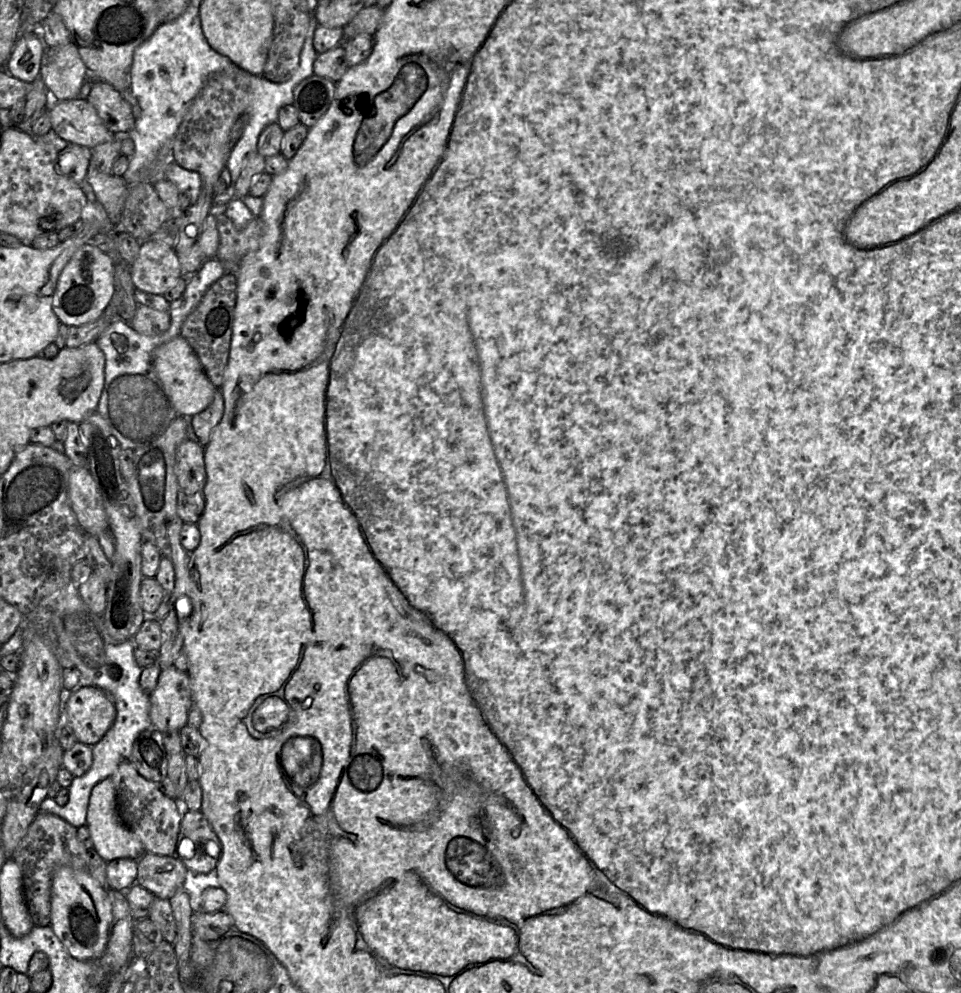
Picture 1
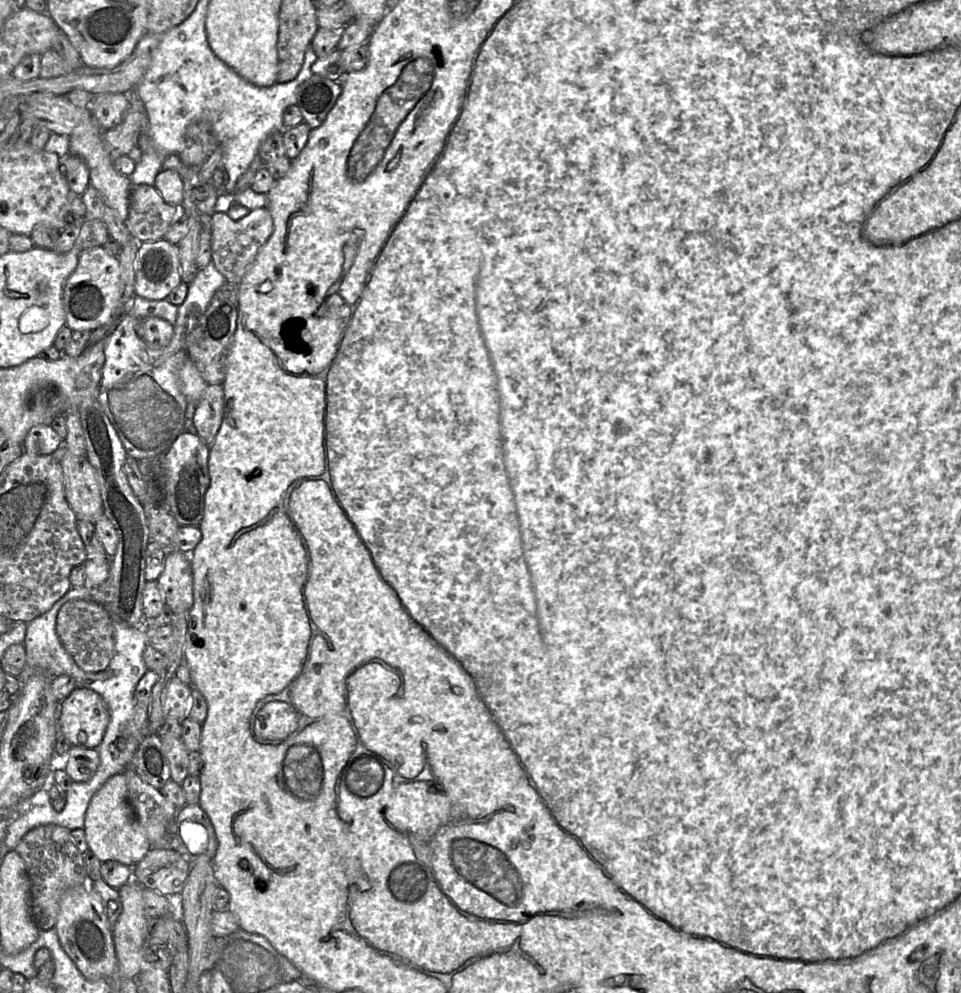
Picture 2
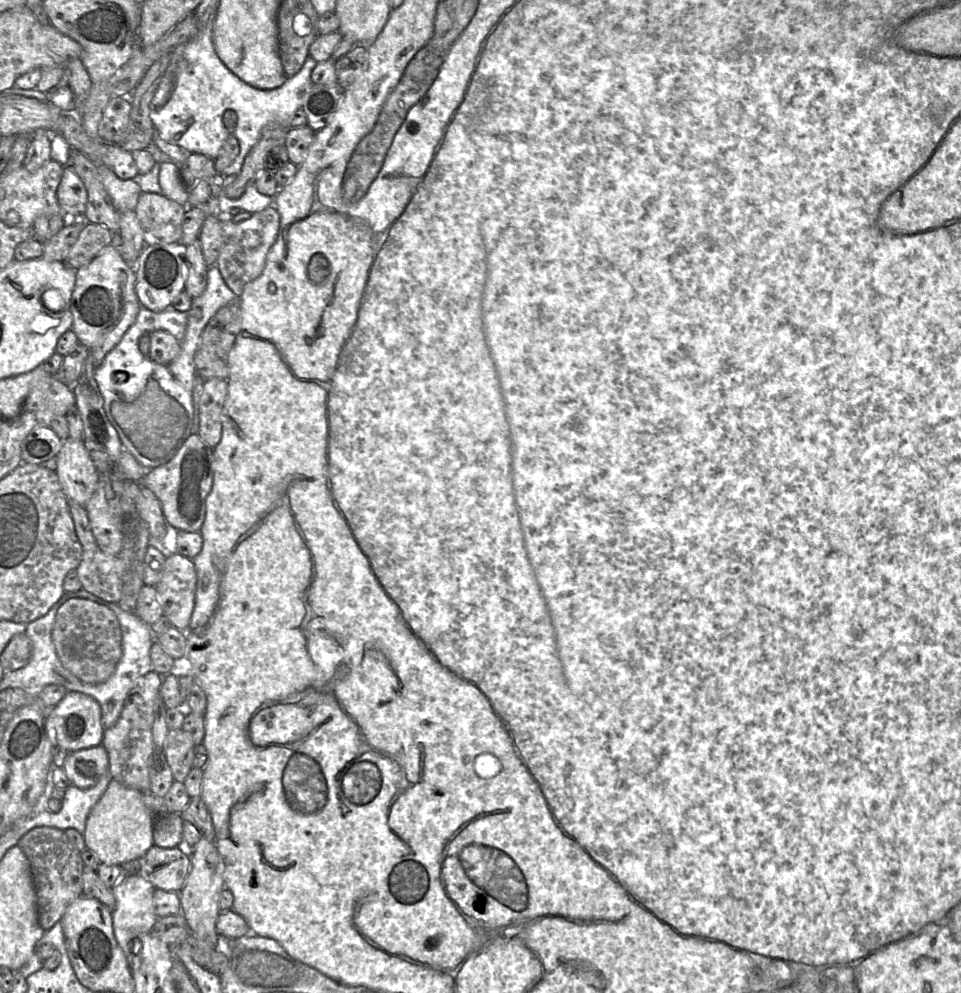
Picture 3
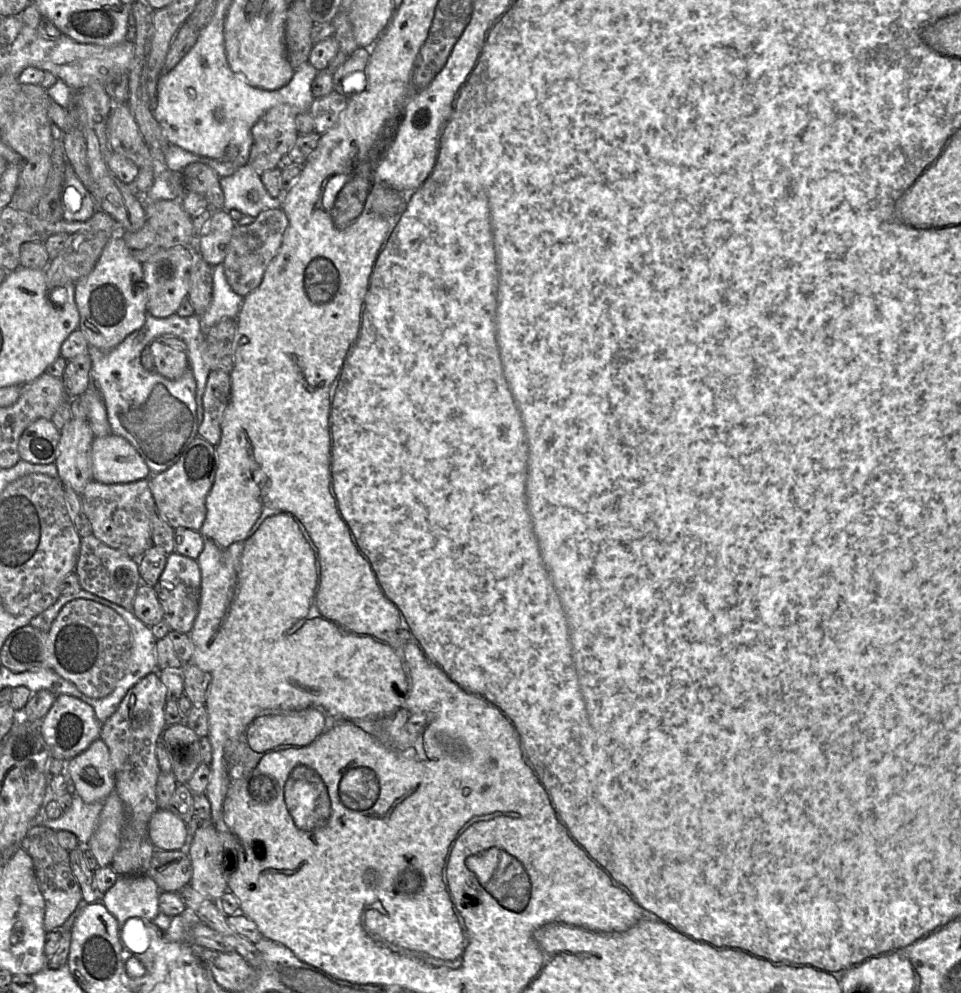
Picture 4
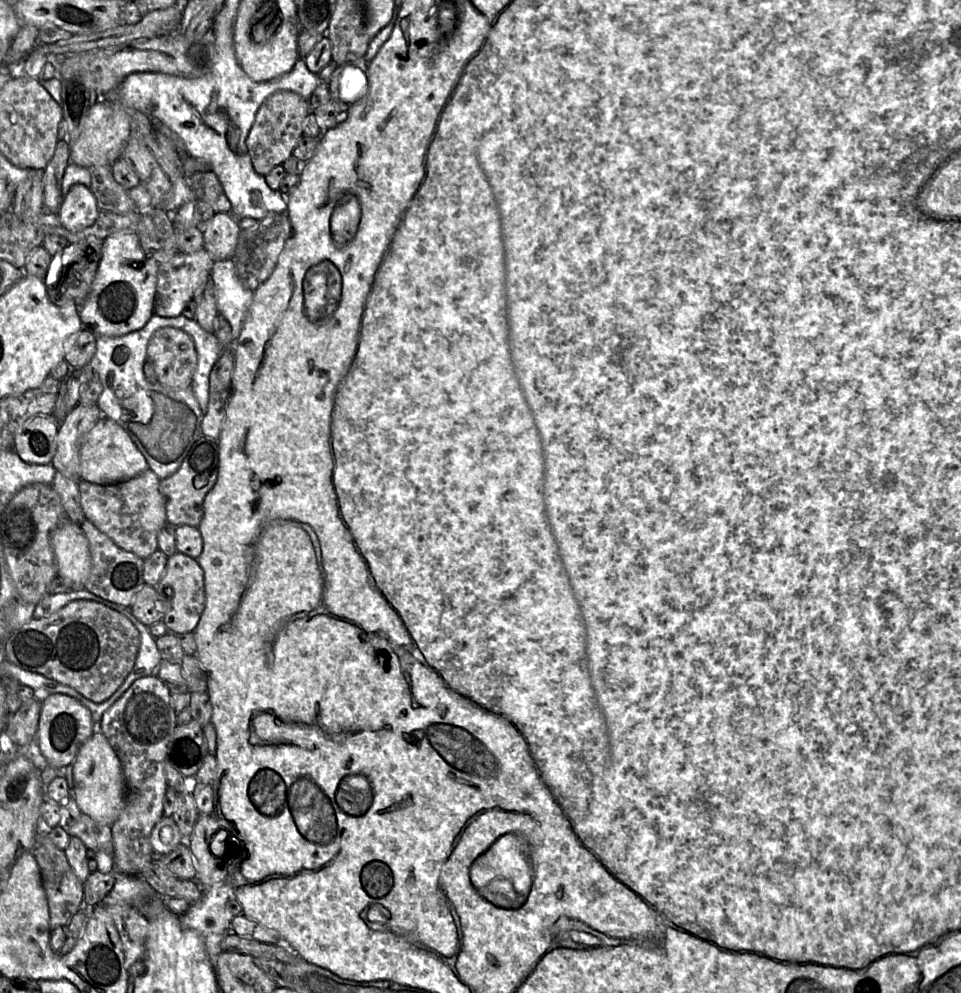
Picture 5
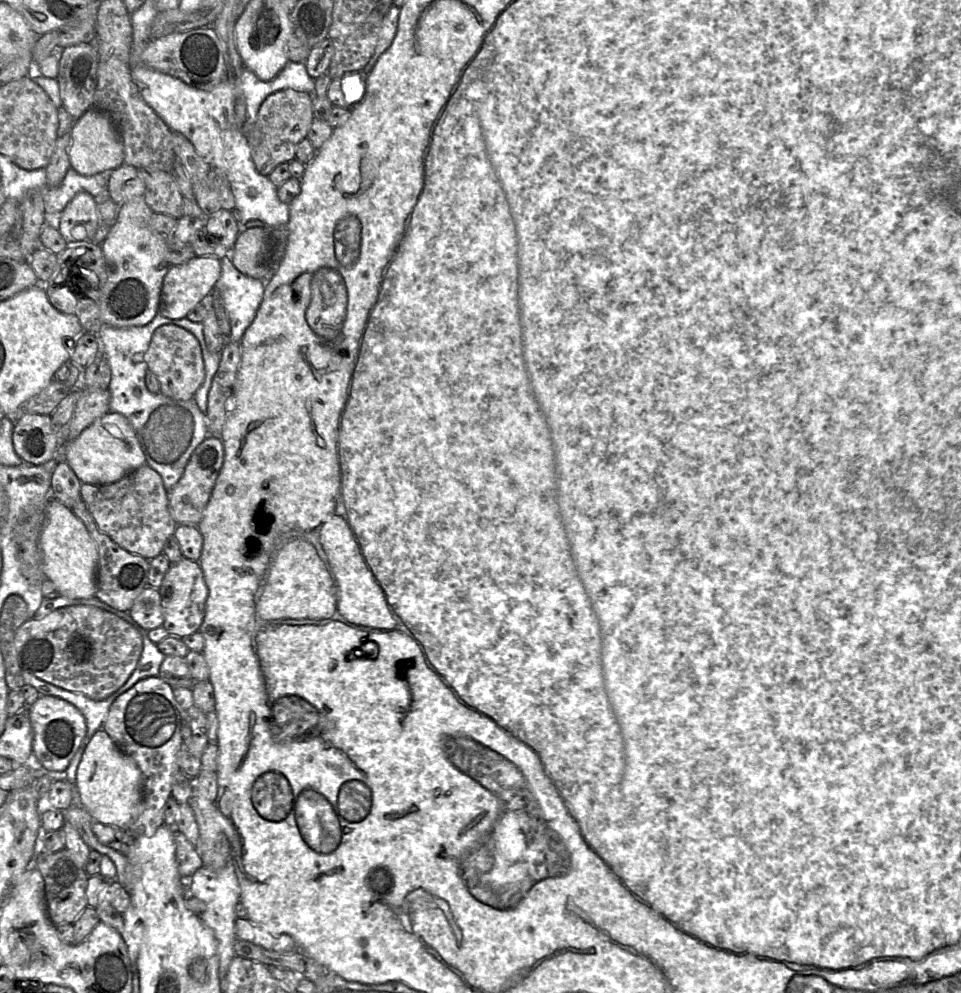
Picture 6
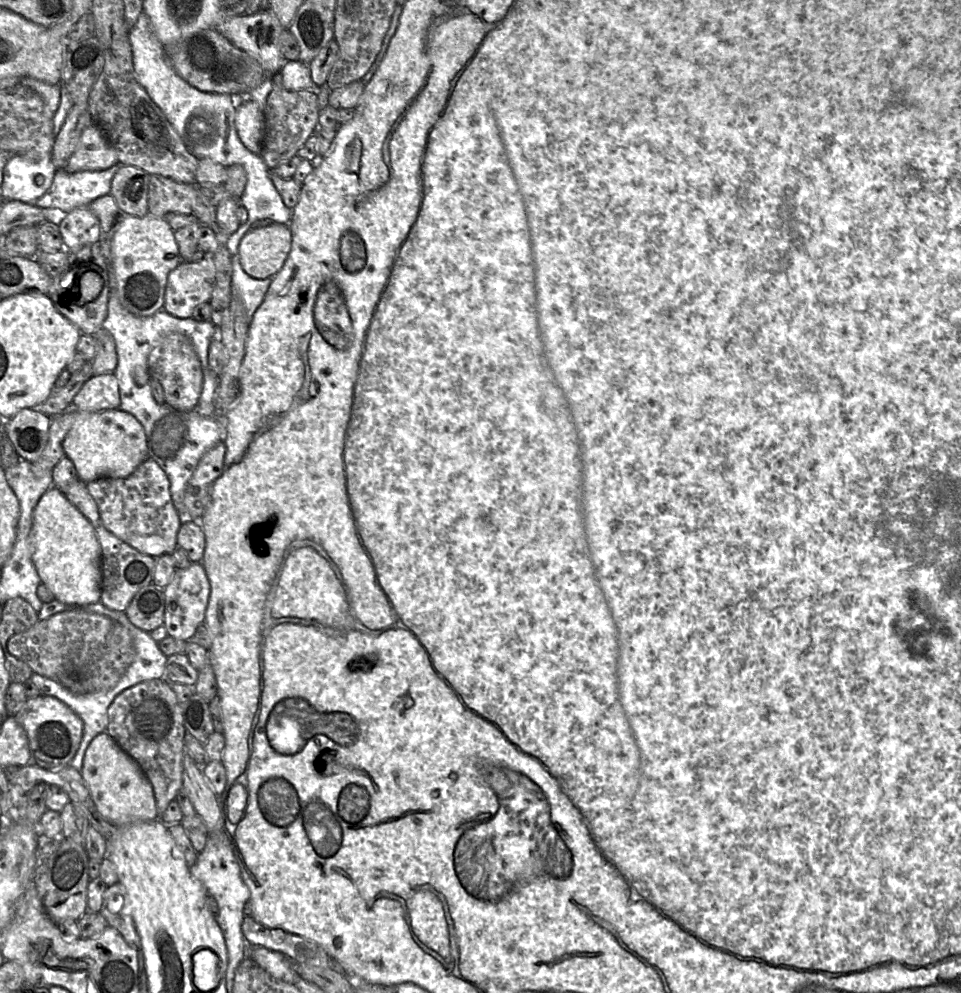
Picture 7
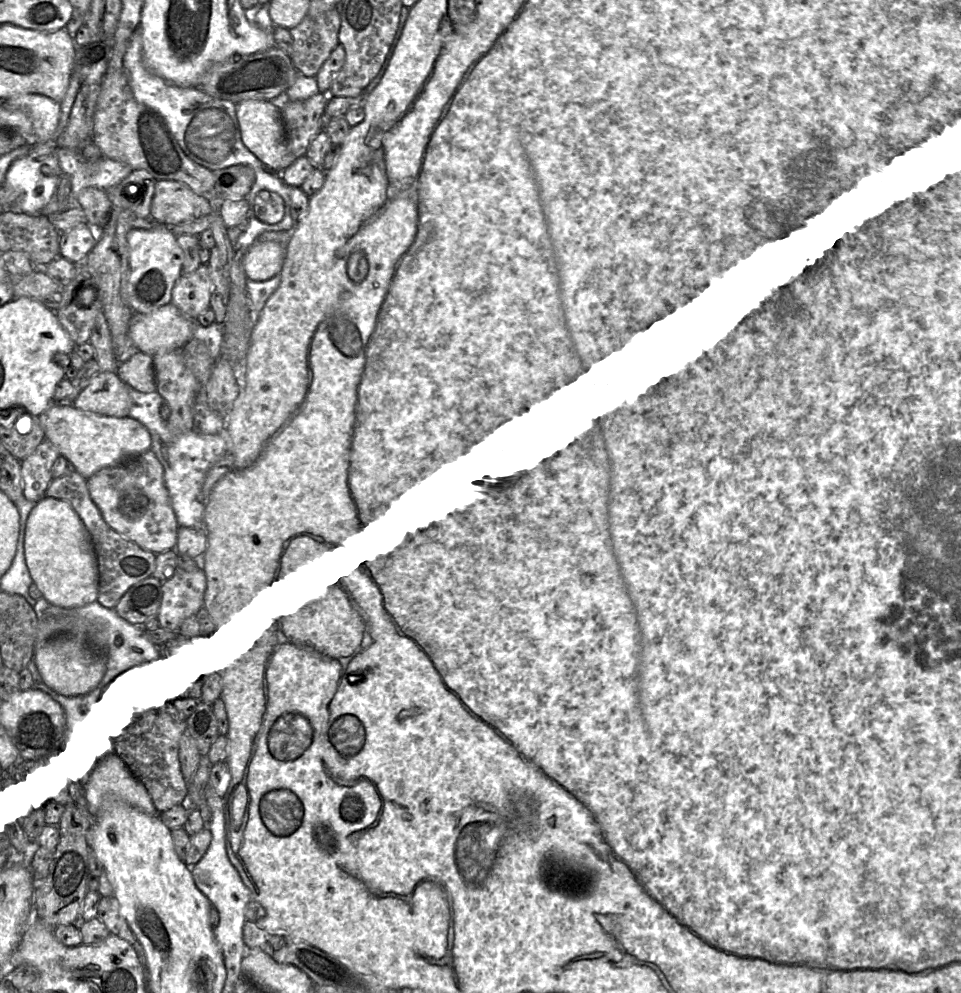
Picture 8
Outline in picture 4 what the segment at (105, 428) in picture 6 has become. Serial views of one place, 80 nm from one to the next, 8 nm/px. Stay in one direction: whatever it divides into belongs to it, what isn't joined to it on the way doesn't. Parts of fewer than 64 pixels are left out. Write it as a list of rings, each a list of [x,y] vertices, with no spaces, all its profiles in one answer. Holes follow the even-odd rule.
[[[112,433],[92,441],[93,480],[127,483],[148,479],[151,472],[136,449],[123,437]]]

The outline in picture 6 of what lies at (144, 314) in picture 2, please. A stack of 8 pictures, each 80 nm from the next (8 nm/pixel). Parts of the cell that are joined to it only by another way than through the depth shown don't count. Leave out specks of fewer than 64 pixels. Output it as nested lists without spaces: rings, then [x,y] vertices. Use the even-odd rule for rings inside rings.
[[[157,313],[144,326],[115,328],[101,325],[97,337],[101,351],[106,355],[111,369],[108,386],[110,392],[109,409],[124,415],[133,428],[145,455],[146,463],[159,473],[166,490],[170,490],[182,477],[186,465],[197,446],[209,435],[206,411],[208,394],[212,380],[221,360],[221,352],[211,352],[206,346],[202,323],[189,319],[170,319]],[[163,325],[175,325],[190,332],[199,342],[205,379],[196,391],[194,398],[186,401],[175,400],[160,393],[151,393],[145,383],[148,370],[144,354],[148,350],[154,331]]]

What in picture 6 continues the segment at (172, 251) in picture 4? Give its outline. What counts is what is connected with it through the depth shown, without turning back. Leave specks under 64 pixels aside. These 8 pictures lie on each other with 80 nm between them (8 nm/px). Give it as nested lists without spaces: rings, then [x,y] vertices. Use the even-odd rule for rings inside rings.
[[[195,256],[186,263],[171,265],[163,279],[158,313],[170,319],[185,318],[191,309],[212,293],[220,275],[221,261],[218,256]]]

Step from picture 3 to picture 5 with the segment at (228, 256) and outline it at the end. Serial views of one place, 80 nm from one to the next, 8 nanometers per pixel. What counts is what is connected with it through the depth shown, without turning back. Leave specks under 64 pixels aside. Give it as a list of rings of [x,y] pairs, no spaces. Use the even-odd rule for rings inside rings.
[[[269,212],[256,228],[241,230],[248,246],[248,258],[235,260],[234,266],[243,287],[255,291],[270,277],[290,233],[287,214],[276,212]]]

